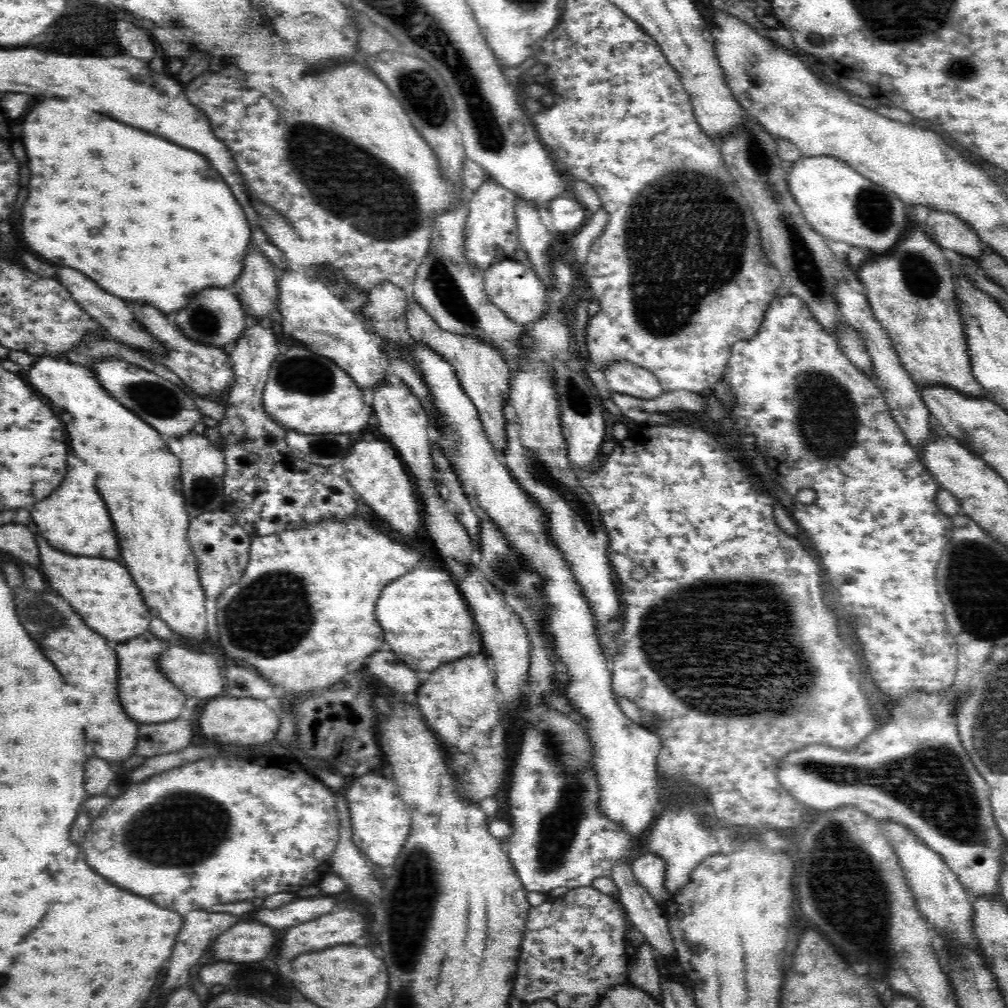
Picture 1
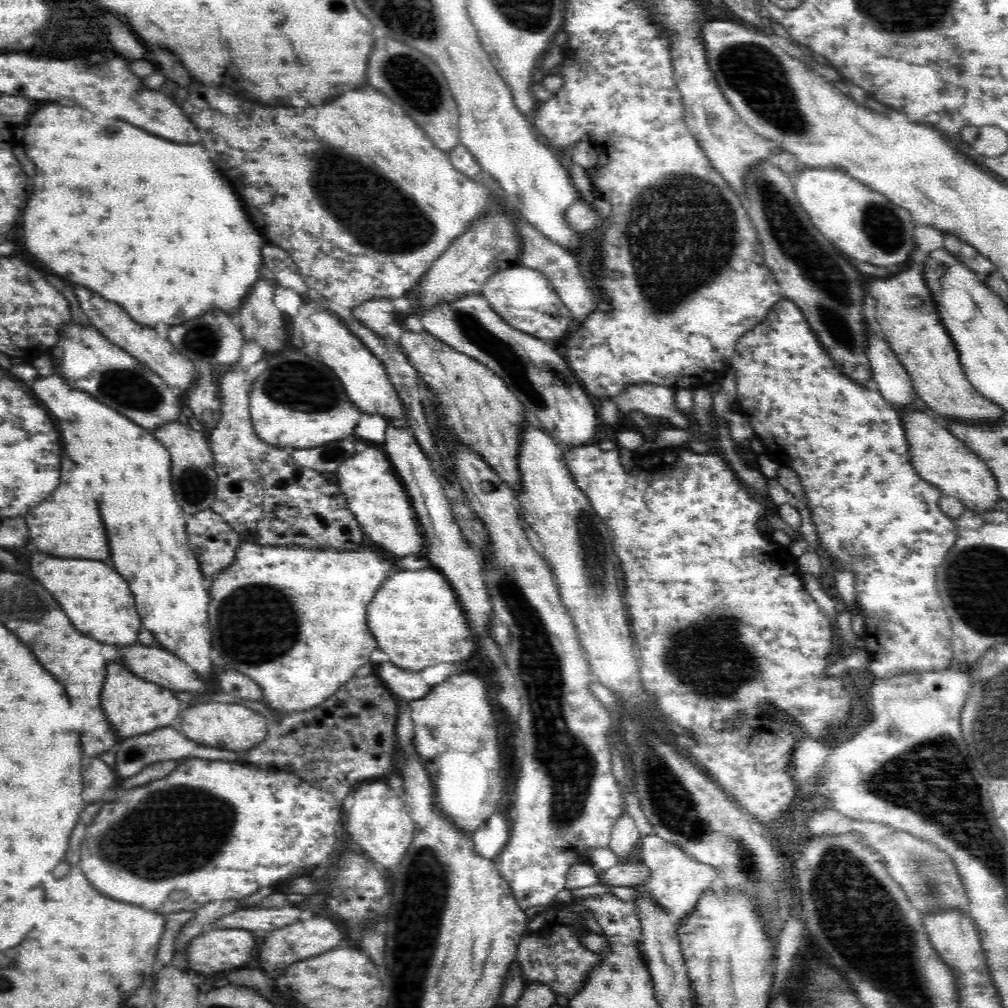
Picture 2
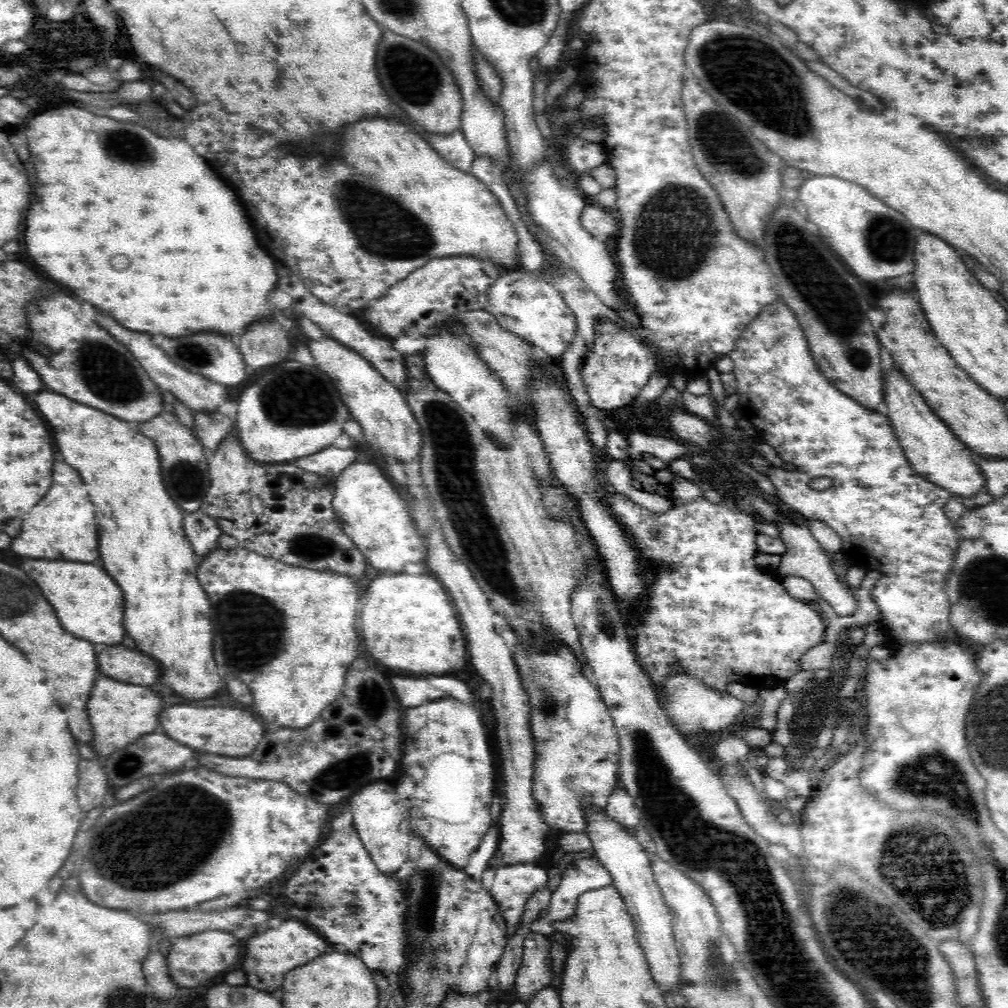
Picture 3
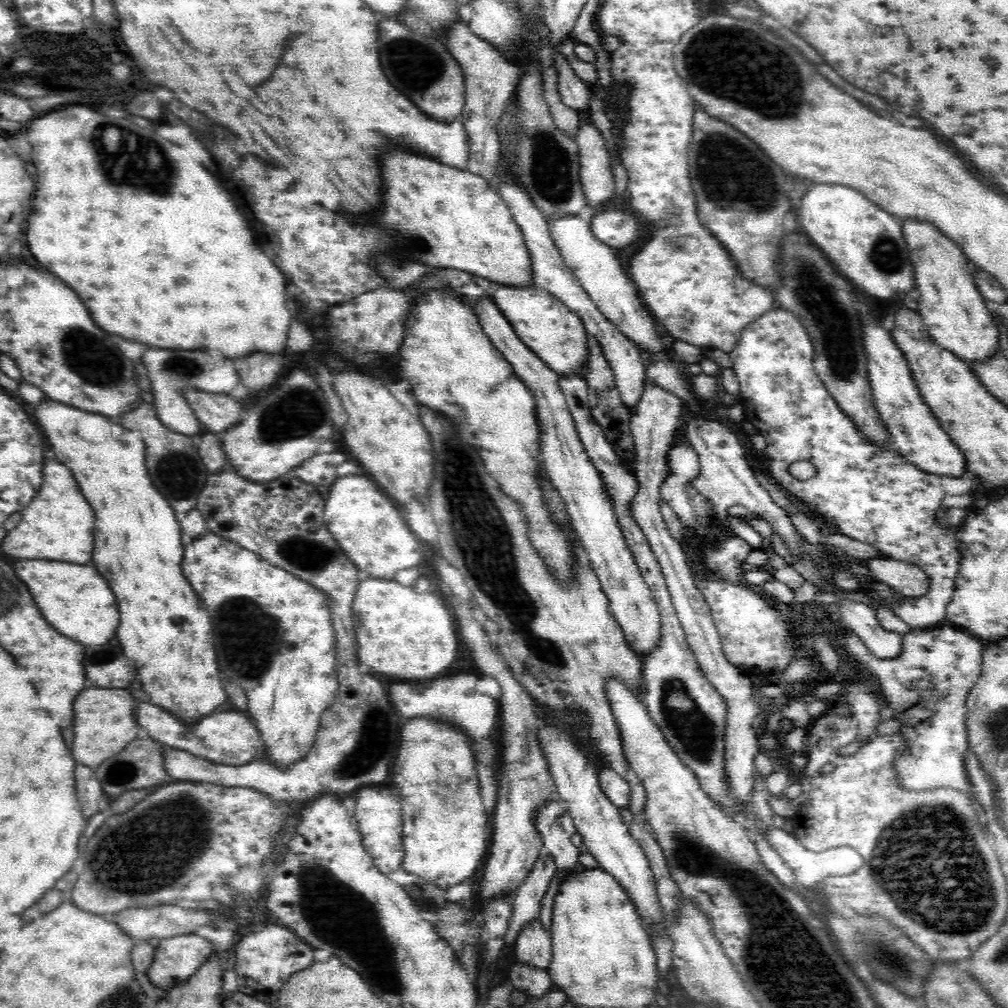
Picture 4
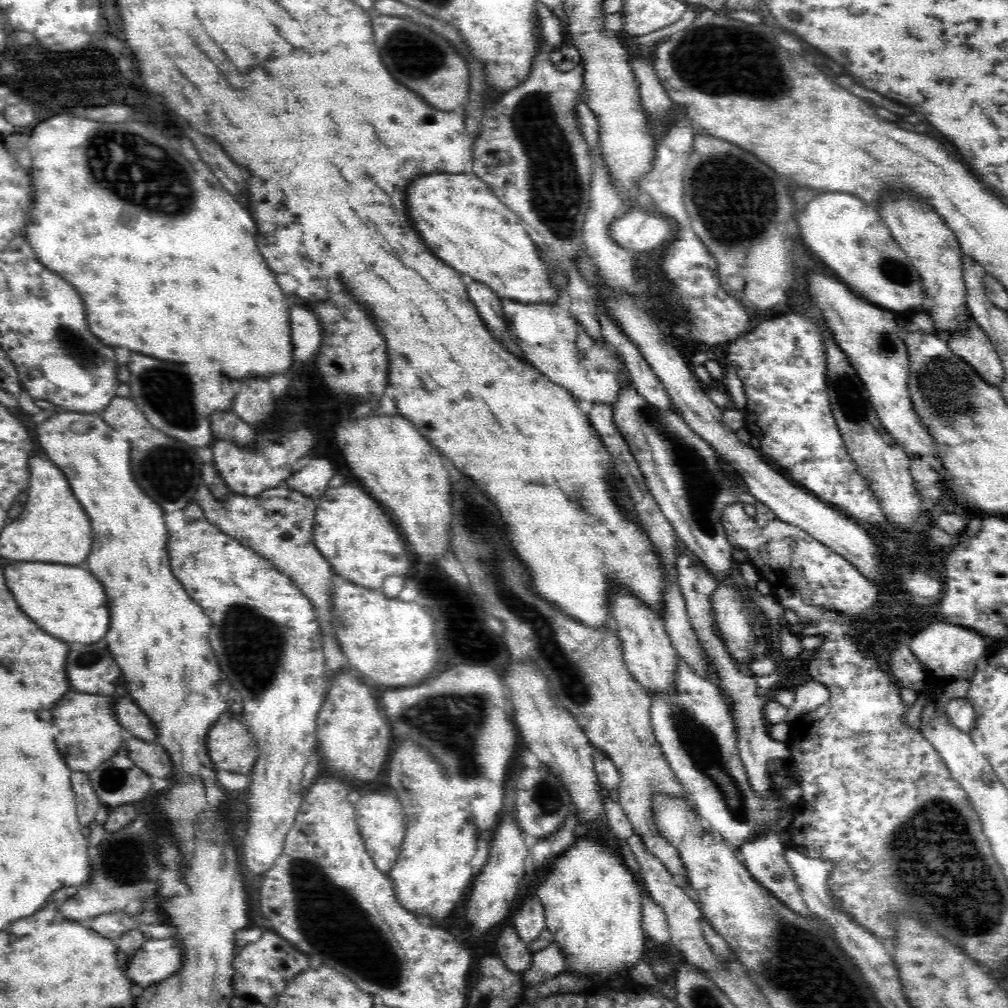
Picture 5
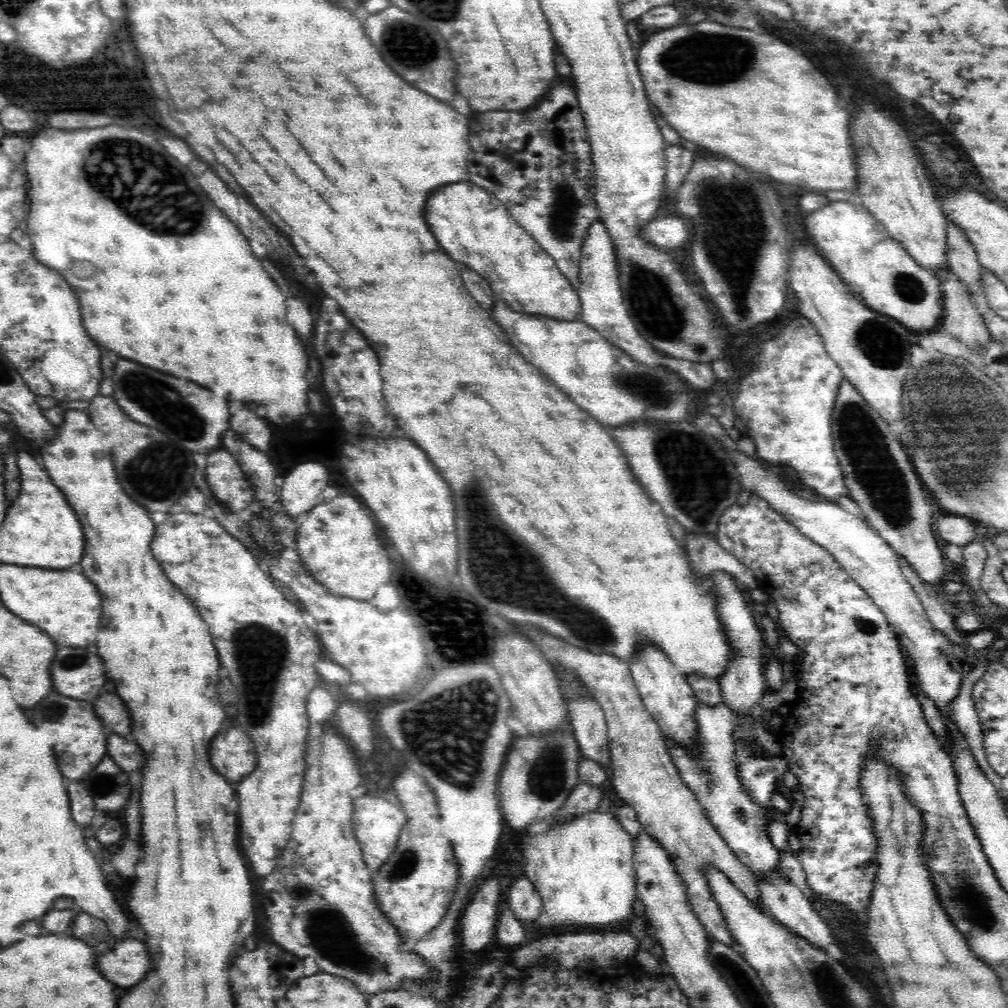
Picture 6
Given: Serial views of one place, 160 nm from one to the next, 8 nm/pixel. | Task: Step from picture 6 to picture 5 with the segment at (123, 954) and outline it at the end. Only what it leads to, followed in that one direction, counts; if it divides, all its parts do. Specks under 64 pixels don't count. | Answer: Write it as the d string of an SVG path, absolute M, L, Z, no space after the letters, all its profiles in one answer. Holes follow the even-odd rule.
M170 938L146 940L134 956L129 956L125 970L128 978L140 986L150 986L174 976L184 962L184 955L174 942Z

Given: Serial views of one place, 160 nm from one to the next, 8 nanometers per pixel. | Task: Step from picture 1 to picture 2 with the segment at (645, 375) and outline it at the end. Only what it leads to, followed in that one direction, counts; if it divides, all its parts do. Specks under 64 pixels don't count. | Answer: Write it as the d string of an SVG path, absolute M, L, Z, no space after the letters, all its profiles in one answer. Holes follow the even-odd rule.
M641 384L631 387L624 395L614 399L621 416L628 416L633 410L643 412L648 418L666 418L672 428L684 429L690 424L684 413L677 409L674 397L676 392L664 386Z

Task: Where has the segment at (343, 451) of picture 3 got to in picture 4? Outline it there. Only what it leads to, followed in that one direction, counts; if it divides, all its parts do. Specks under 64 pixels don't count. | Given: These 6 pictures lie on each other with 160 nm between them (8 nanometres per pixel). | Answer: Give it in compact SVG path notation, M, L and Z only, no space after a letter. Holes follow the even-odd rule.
M330 452L330 454L316 454L293 468L292 474L300 477L302 481L316 484L330 490L333 482L340 476L336 470L342 462L346 462L348 456L342 452Z

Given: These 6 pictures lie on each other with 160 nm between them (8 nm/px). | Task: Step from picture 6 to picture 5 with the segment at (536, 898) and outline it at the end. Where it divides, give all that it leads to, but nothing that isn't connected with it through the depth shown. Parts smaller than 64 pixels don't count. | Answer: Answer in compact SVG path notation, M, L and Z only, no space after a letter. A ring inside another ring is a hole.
M528 898L518 914L514 916L513 928L522 938L522 941L529 945L534 942L546 930L545 912L543 904L536 898Z

